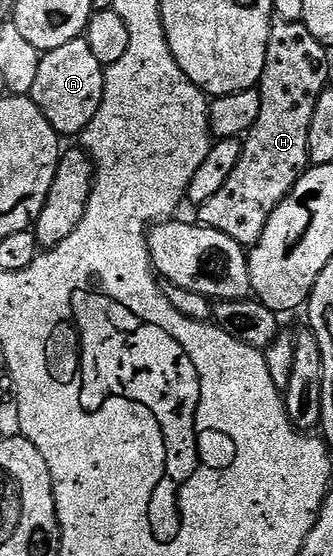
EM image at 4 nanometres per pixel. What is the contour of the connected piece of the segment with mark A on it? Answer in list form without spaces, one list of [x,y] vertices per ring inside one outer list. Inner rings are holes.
[[[82,37],[67,41],[67,45],[59,45],[59,49],[51,49],[42,54],[31,98],[43,117],[51,121],[58,135],[77,137],[83,129],[87,129],[87,125],[91,125],[91,117],[99,113],[104,84],[105,68],[95,58],[95,53],[91,53],[91,45]]]

